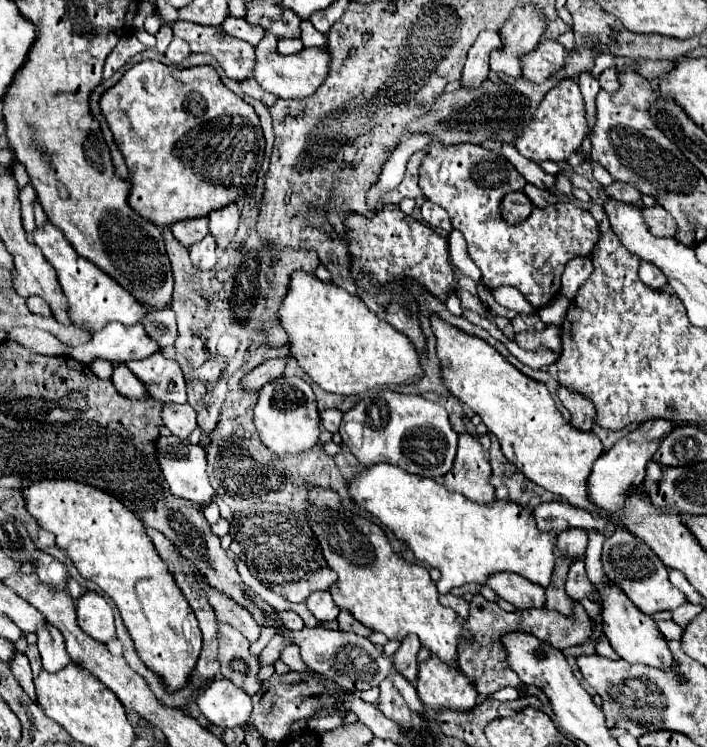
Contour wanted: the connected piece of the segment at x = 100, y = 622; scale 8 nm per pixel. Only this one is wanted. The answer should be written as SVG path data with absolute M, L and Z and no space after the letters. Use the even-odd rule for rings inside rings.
M86 591L76 601L76 611L78 611L78 625L90 637L94 637L100 643L108 643L116 639L114 609L102 595L94 591Z

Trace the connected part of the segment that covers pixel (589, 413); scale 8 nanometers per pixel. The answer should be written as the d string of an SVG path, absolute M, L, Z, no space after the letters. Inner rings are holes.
M560 387L560 399L564 403L566 409L570 409L572 419L570 425L578 431L590 431L594 419L596 419L596 411L594 405L588 403L588 399L582 399L582 395L578 393L570 393L564 387Z

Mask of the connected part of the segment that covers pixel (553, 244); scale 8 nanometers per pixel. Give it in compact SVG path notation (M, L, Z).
M462 143L454 147L428 147L428 153L420 167L420 189L424 197L444 207L450 215L452 227L462 231L468 243L468 253L476 267L482 271L482 283L488 289L502 285L516 287L534 307L544 307L560 293L560 277L566 263L574 257L590 257L594 253L594 247L600 239L600 229L590 211L586 211L584 207L576 207L572 203L554 203L548 209L534 209L530 219L518 225L506 225L500 217L502 197L506 193L522 189L524 185L526 181L522 181L522 177L510 161L474 143Z

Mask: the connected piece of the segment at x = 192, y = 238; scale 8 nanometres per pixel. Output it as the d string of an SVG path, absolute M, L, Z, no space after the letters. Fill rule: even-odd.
M206 217L188 219L182 223L174 223L174 227L170 227L170 231L180 245L190 247L208 235L208 223L206 223Z

